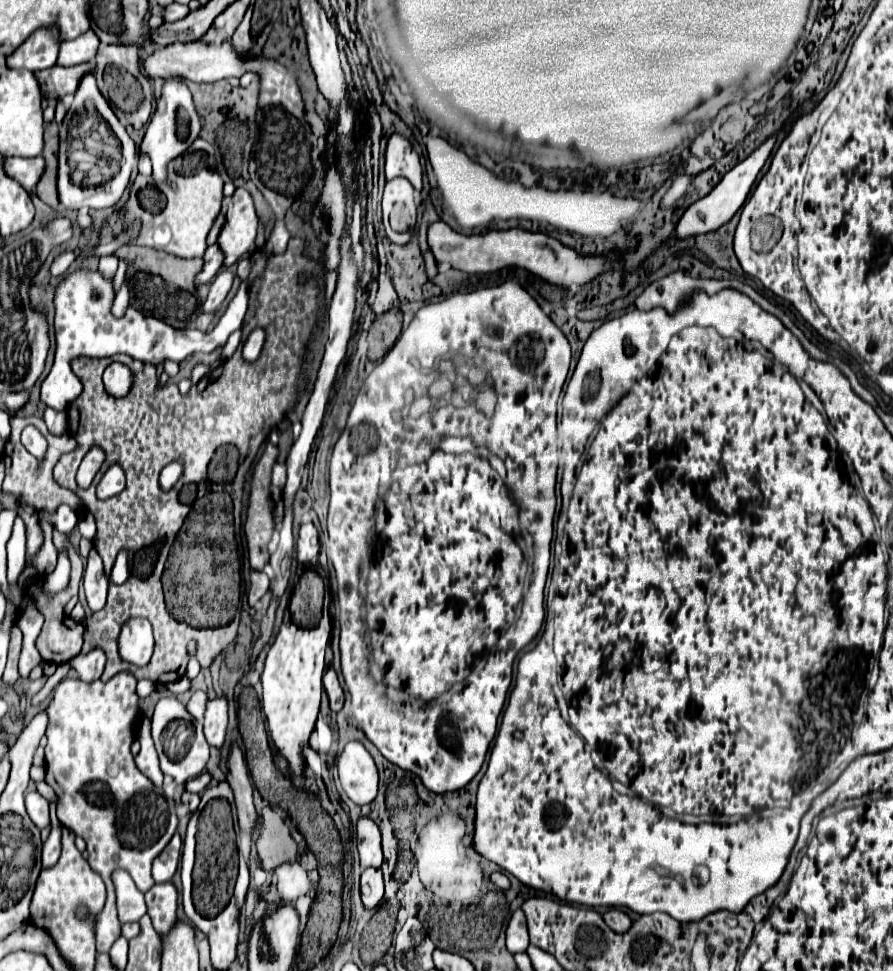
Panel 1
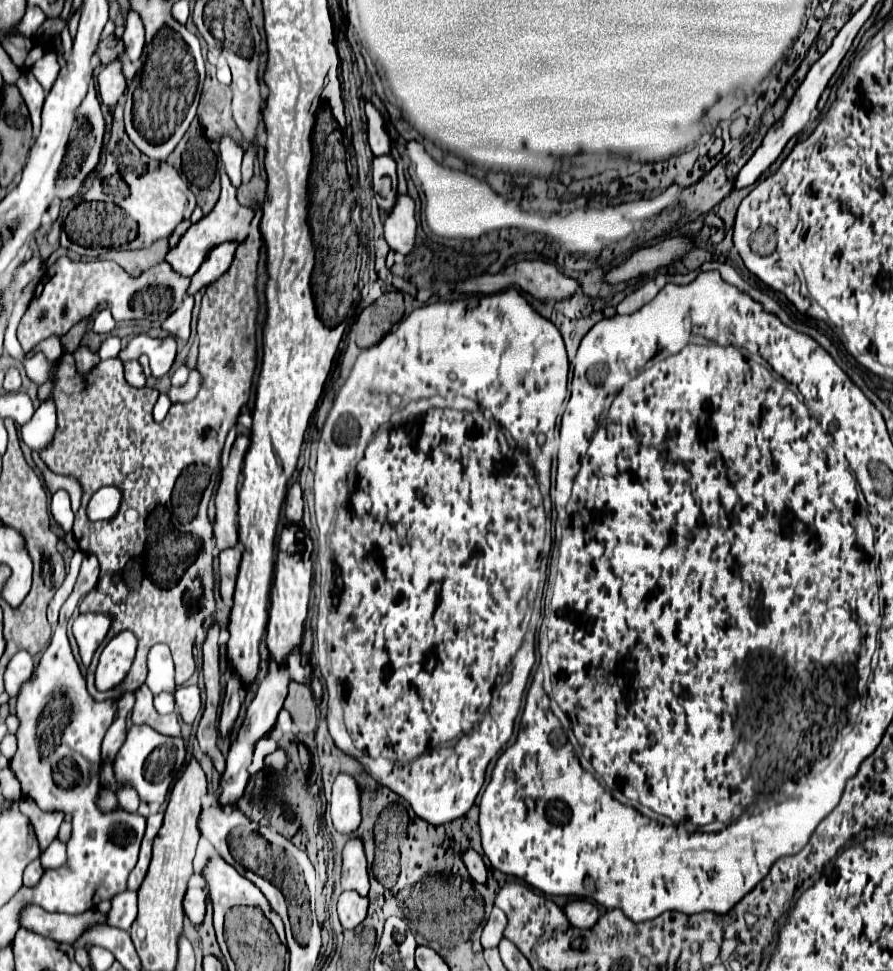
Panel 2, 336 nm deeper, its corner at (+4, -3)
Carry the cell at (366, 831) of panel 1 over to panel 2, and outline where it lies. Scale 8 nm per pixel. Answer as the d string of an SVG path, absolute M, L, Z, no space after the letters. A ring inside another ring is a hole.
M351 837L343 849L341 887L343 887L343 891L357 891L363 897L369 891L367 861L365 861L365 853L363 853L363 843L357 837Z

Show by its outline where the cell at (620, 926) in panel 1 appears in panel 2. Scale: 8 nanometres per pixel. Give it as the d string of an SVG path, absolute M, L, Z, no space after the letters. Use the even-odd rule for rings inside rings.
M575 899L565 903L563 913L567 915L567 921L579 929L591 929L599 919L599 909L585 899Z

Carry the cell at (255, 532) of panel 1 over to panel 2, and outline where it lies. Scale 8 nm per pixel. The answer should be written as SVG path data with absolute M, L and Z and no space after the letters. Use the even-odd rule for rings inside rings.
M237 435L229 461L221 471L221 481L217 485L215 493L215 547L219 551L235 547L239 541L239 531L237 531L237 485L239 485L239 475L243 467L243 457L249 447L249 437Z

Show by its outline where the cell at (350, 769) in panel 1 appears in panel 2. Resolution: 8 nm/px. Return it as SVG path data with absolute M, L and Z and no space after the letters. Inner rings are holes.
M339 775L333 783L333 795L329 803L333 825L339 833L351 835L361 823L359 785L349 775Z

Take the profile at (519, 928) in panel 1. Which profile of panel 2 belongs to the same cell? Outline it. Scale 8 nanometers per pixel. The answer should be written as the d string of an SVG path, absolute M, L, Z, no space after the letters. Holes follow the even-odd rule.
M493 907L489 919L483 925L483 933L481 933L481 945L487 947L497 947L499 941L503 939L503 929L507 927L507 917L499 907Z

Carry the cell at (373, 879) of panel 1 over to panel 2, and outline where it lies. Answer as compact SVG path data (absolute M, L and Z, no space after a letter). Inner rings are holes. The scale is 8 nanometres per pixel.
M355 891L341 893L337 901L337 913L339 913L339 921L343 929L355 929L359 923L363 923L367 915L367 907L369 907L367 897L357 895Z

